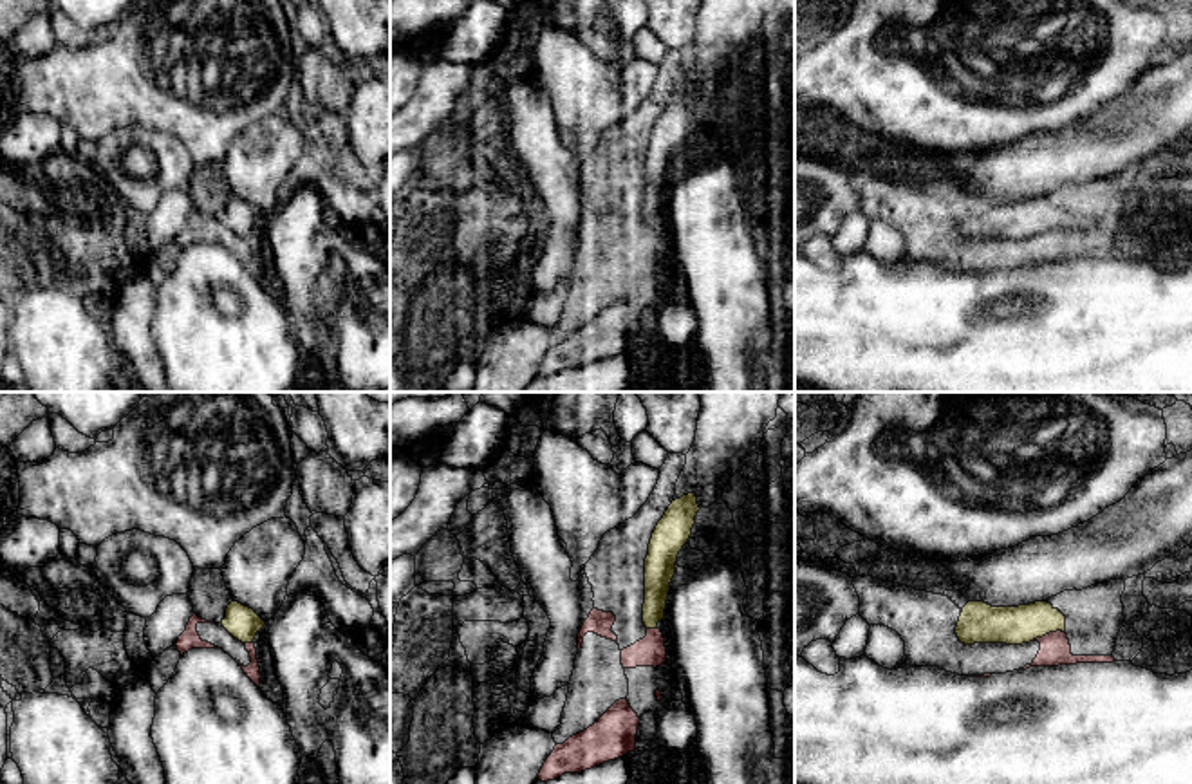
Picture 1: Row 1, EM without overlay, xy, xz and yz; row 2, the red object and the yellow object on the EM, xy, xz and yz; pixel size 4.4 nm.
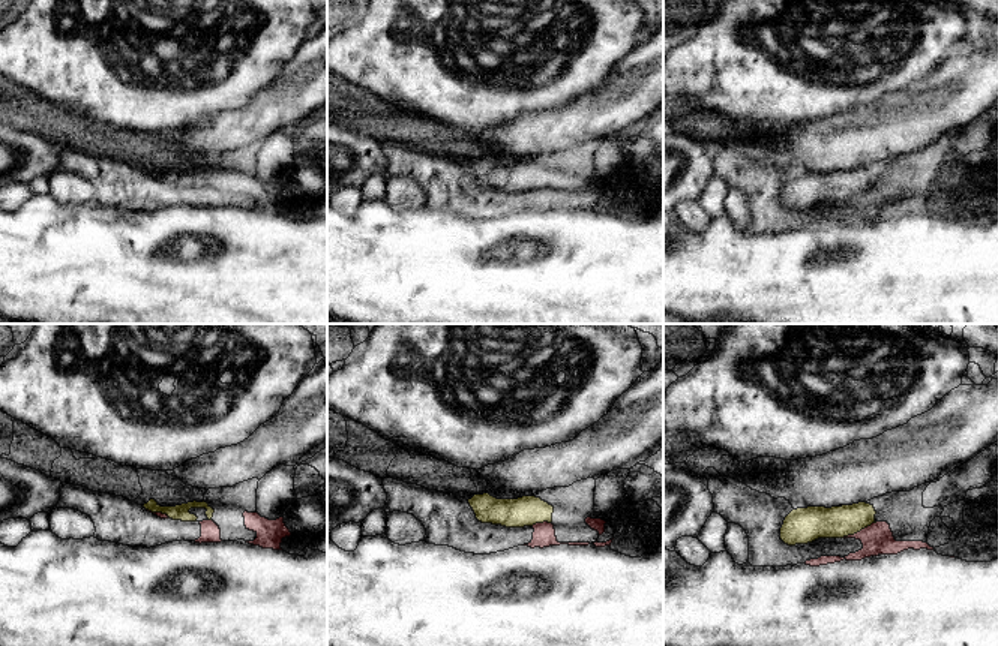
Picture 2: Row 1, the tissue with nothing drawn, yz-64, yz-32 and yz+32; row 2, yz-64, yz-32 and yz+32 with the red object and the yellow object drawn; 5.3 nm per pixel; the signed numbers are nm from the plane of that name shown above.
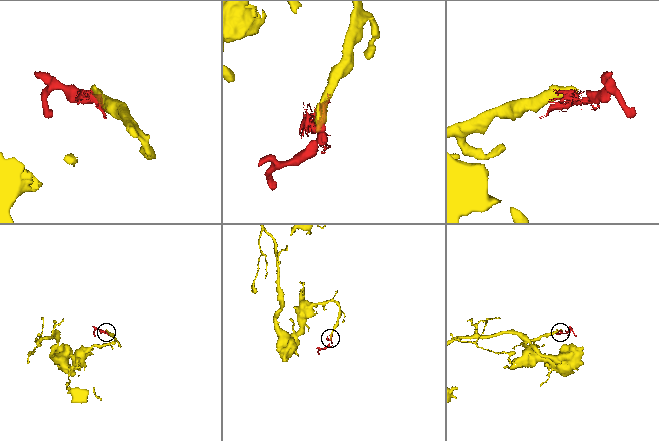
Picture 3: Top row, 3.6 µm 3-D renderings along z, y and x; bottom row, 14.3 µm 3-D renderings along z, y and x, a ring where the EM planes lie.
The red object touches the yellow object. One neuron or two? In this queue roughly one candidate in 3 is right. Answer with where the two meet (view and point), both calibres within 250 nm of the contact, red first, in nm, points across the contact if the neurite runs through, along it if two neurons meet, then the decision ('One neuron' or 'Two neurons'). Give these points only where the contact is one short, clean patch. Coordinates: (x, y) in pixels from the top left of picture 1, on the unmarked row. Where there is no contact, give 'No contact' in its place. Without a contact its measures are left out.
Touches red at yz (1046, 230). Thickness 140 nm (red) against 180 nm. Path across: yz (1055, 244), (1046, 230), (1037, 221), (1014, 221). One neuron

